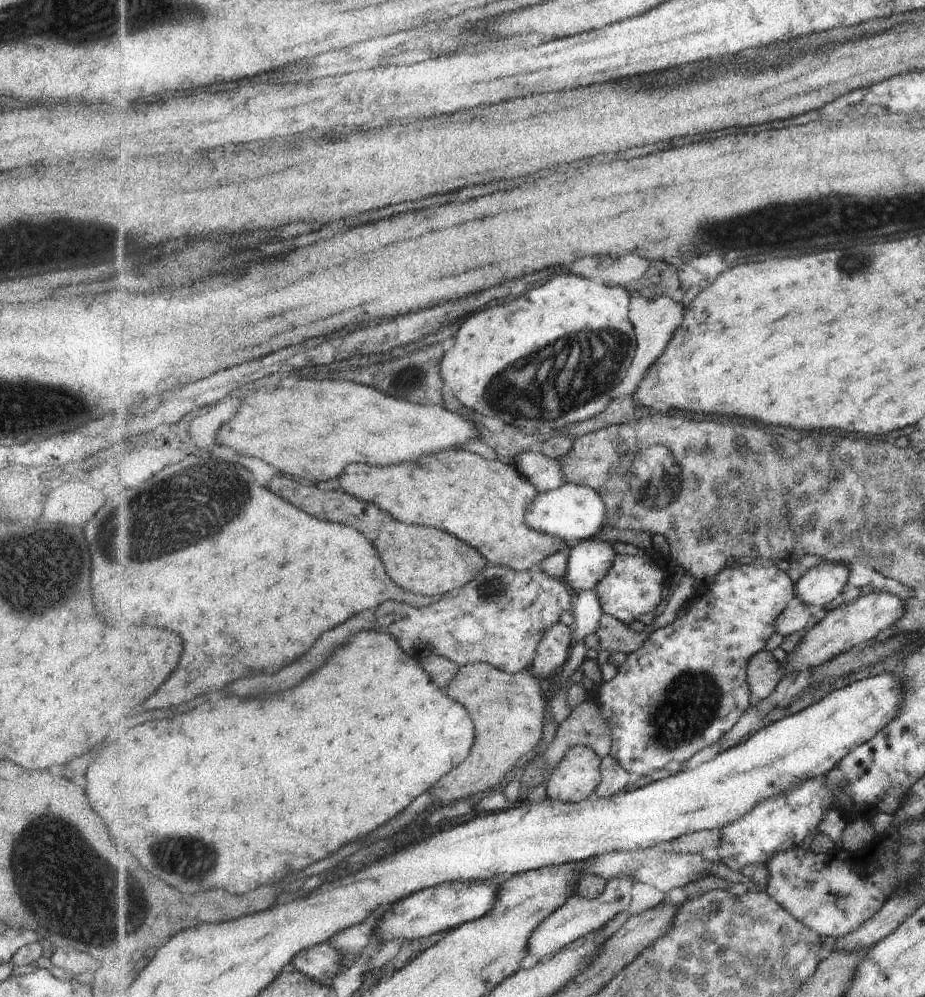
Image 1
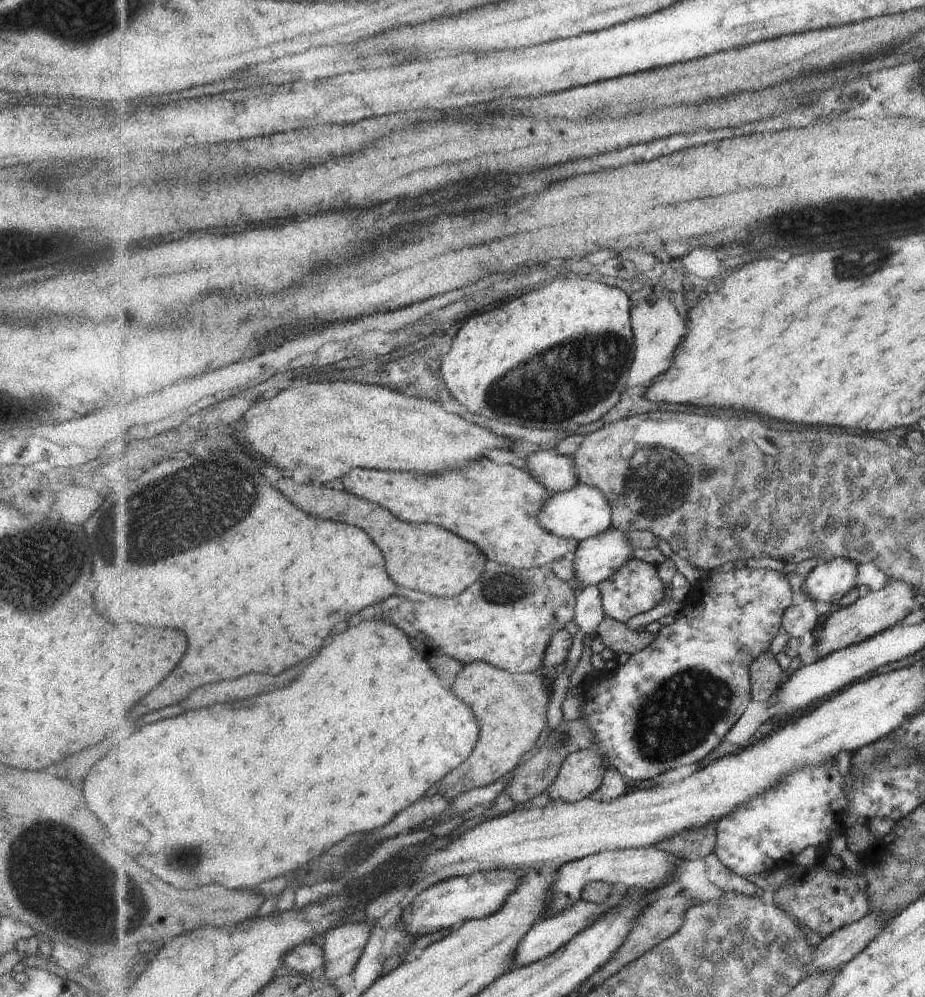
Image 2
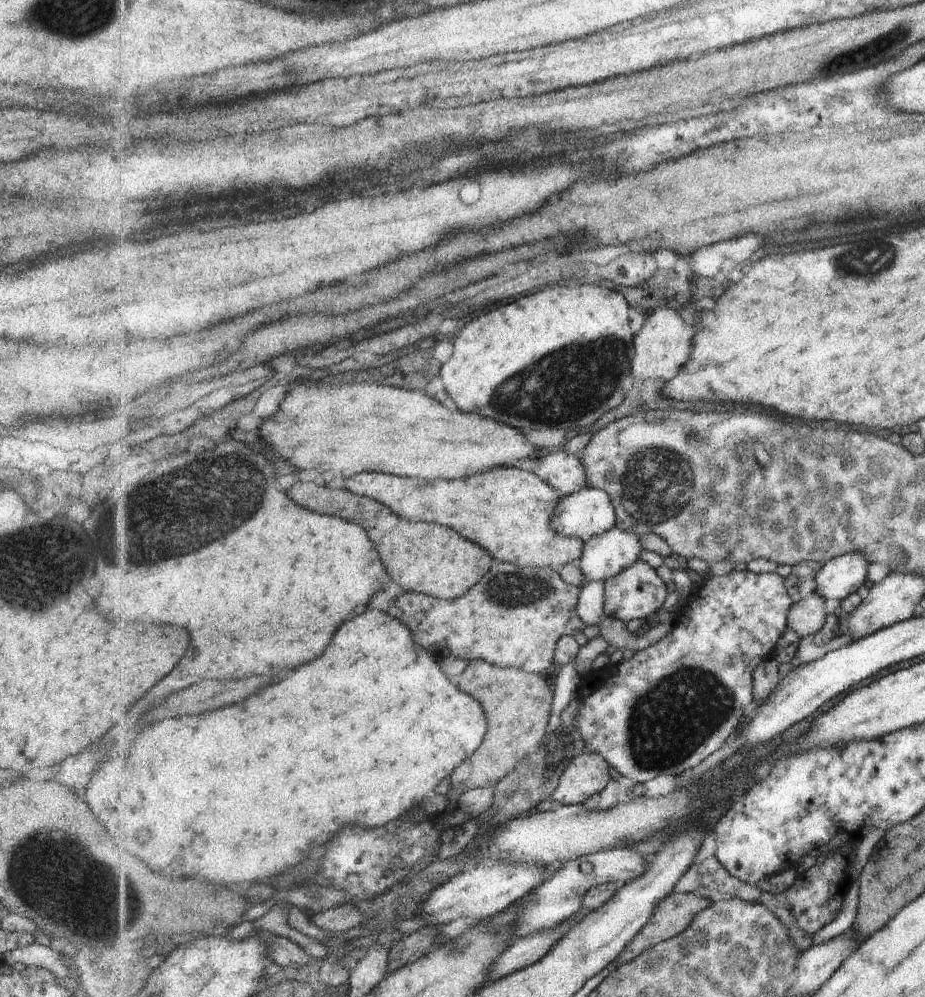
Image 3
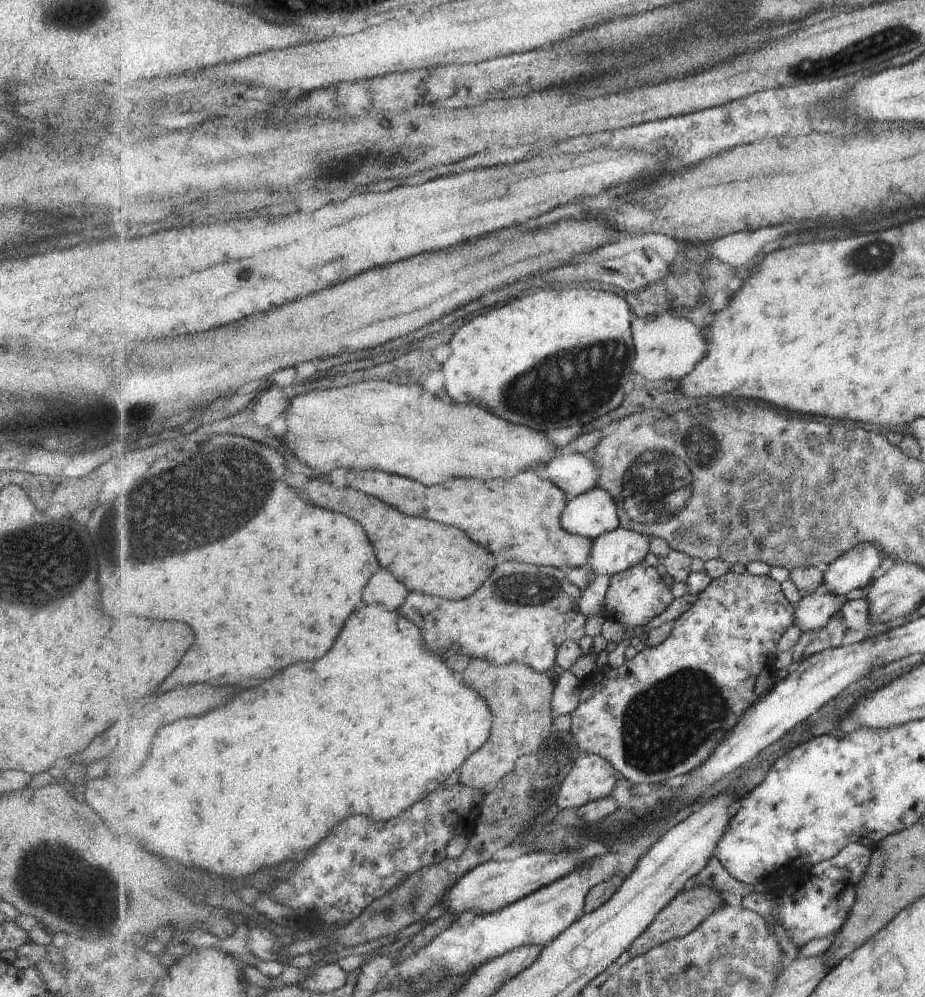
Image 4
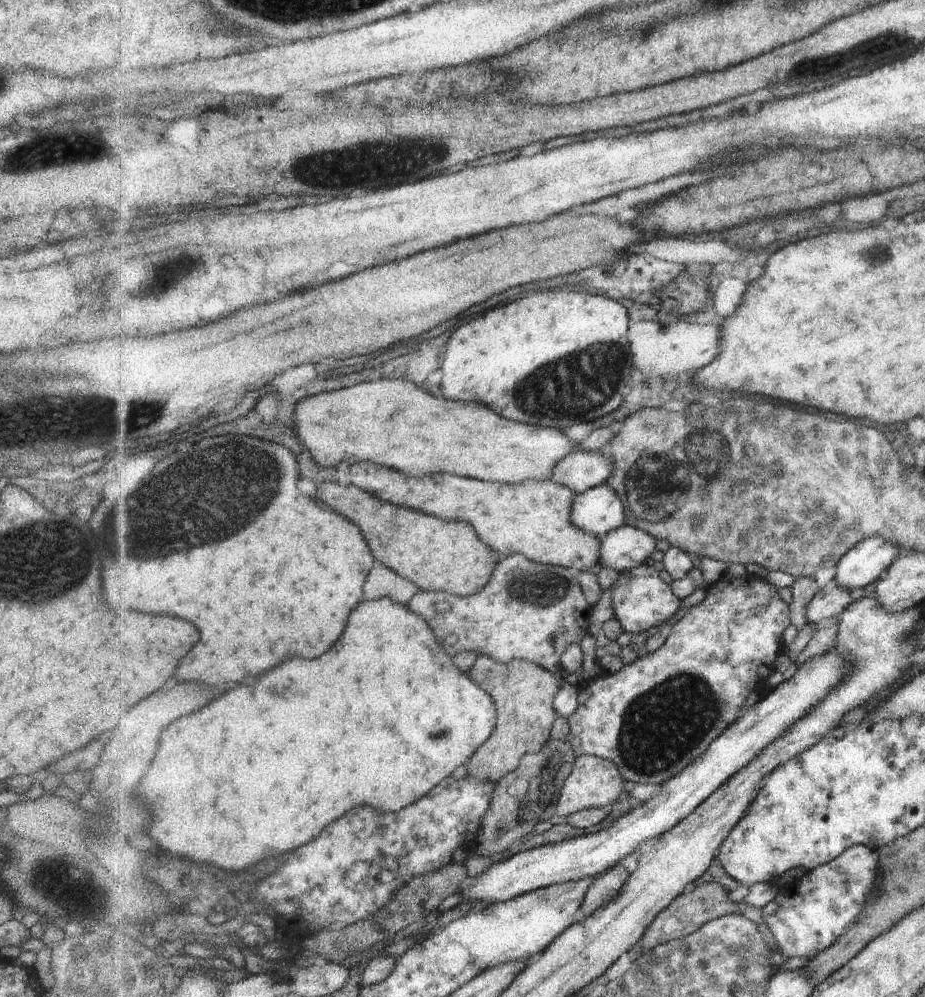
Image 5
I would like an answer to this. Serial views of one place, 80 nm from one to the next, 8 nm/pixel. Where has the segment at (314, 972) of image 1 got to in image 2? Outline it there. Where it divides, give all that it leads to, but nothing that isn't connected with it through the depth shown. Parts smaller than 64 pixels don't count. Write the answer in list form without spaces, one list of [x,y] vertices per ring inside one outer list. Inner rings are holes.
[[[319,942],[303,943],[291,949],[284,958],[284,964],[299,972],[299,974],[313,974],[317,970],[326,970],[325,952]]]

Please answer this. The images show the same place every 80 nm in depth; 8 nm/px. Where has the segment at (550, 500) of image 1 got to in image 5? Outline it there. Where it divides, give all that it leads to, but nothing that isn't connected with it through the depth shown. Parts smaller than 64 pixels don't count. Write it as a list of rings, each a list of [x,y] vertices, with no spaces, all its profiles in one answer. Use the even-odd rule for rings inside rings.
[[[605,484],[574,498],[571,523],[585,533],[603,538],[626,525],[625,506],[624,497]]]

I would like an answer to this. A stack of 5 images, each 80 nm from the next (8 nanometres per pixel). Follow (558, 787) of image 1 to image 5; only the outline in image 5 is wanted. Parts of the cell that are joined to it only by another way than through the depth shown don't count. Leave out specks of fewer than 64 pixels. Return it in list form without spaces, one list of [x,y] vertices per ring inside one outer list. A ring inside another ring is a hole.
[[[593,755],[581,756],[576,760],[575,769],[563,788],[557,814],[577,814],[589,808],[616,806],[623,798],[624,777],[619,768],[611,761]]]

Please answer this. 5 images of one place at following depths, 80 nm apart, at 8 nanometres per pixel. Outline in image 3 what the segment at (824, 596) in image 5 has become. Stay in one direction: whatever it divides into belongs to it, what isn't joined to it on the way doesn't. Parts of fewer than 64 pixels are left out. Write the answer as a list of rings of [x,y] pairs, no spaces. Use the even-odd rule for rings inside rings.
[[[814,592],[811,596],[796,602],[788,614],[788,626],[799,638],[818,633],[827,620],[832,602]]]

